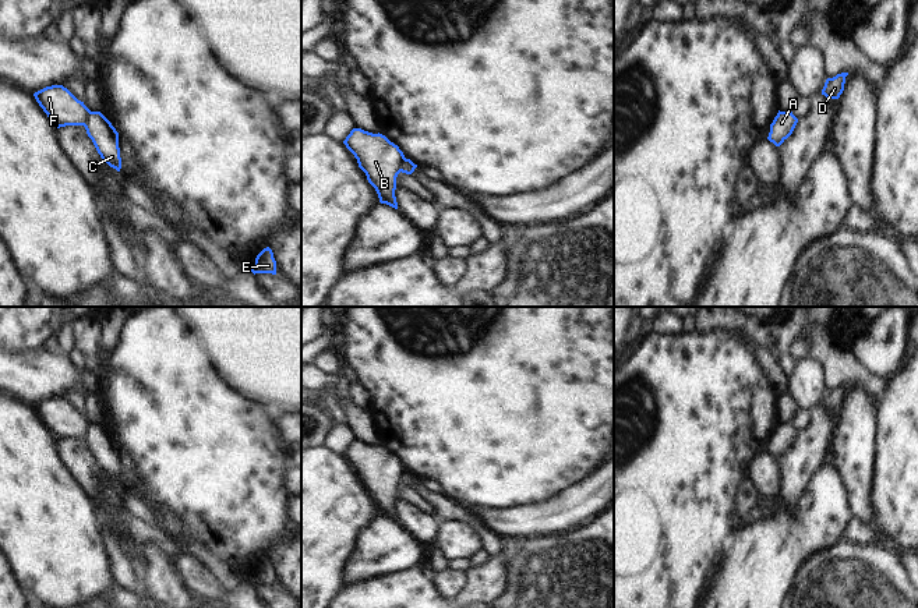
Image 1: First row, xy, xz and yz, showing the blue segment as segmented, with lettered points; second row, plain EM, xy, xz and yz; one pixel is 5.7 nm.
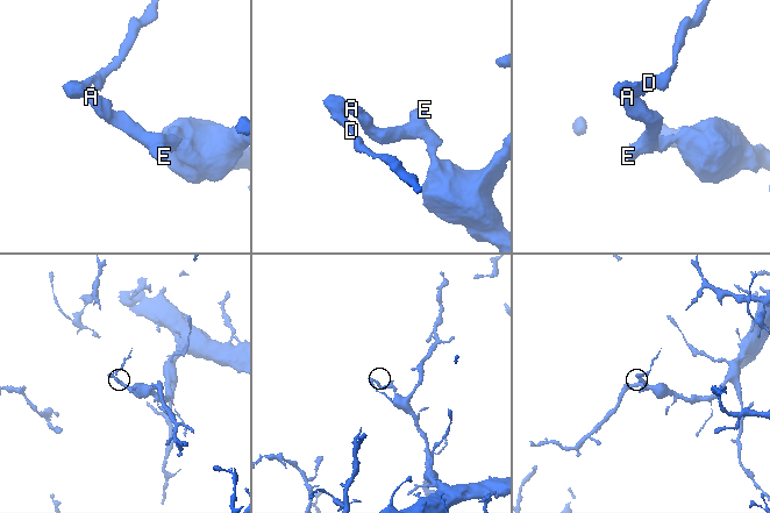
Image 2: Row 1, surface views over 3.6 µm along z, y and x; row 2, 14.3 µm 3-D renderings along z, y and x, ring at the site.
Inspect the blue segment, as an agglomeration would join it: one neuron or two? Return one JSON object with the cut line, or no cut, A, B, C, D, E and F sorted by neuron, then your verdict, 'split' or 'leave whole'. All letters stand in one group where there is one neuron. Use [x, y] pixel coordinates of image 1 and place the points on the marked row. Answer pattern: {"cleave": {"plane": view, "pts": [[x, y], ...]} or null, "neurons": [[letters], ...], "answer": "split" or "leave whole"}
{"cleave": {"plane": "xy", "pts": [[91, 112], [83, 124]]}, "neurons": [["A", "C", "E"], ["B", "D", "F"]], "answer": "split"}

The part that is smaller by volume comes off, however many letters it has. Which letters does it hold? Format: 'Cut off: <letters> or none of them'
Cut off: B, D, F

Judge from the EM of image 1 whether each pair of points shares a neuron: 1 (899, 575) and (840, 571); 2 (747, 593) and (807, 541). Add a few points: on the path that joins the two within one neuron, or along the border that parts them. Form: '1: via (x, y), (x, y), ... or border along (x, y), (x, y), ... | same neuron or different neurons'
1: via (885, 575), (854, 575) | same neuron
2: via (762, 578), (791, 548) | same neuron

